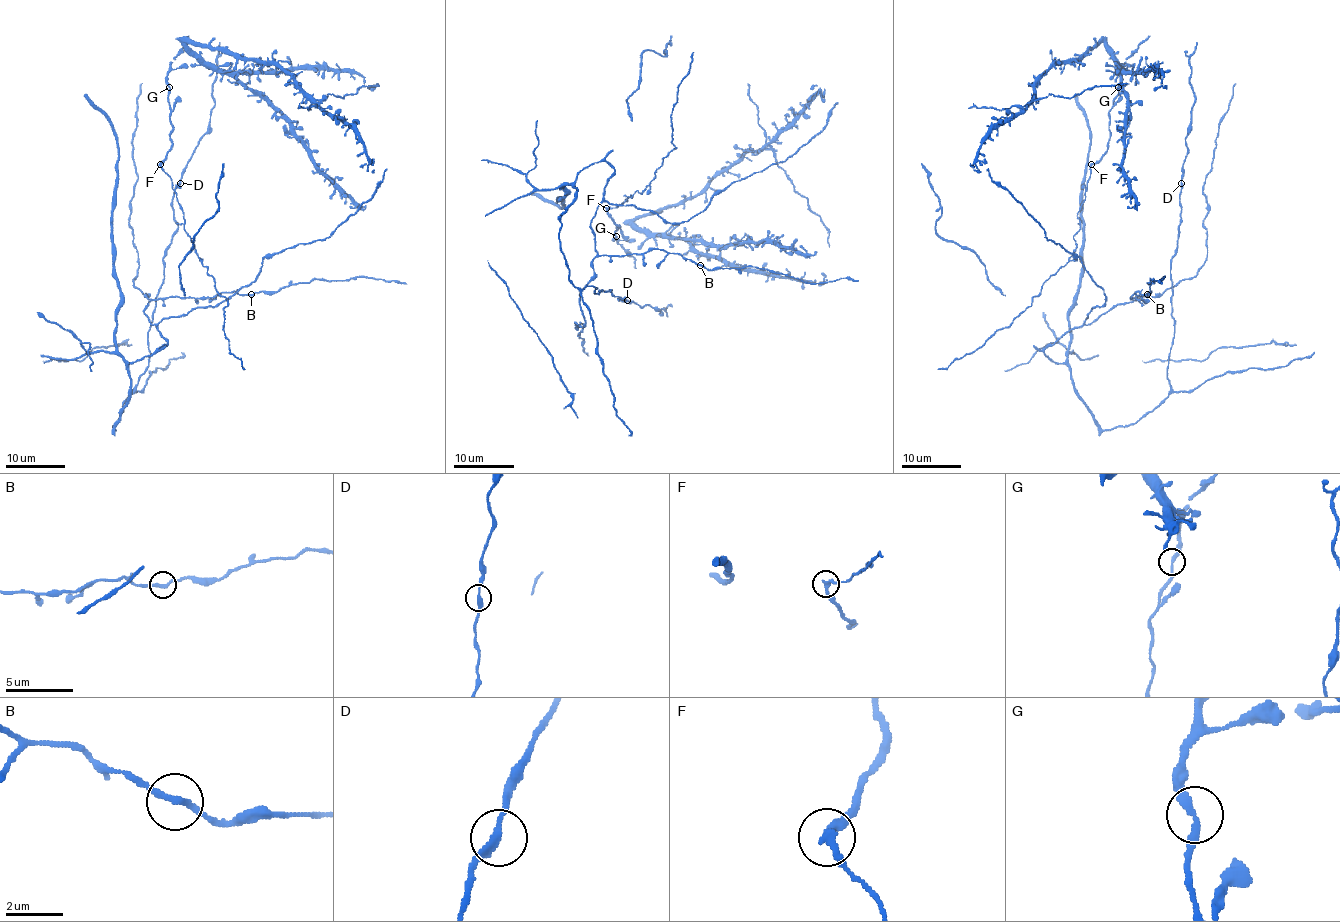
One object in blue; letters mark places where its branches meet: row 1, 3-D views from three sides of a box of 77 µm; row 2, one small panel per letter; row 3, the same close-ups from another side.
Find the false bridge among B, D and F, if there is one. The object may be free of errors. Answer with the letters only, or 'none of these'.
none of these

